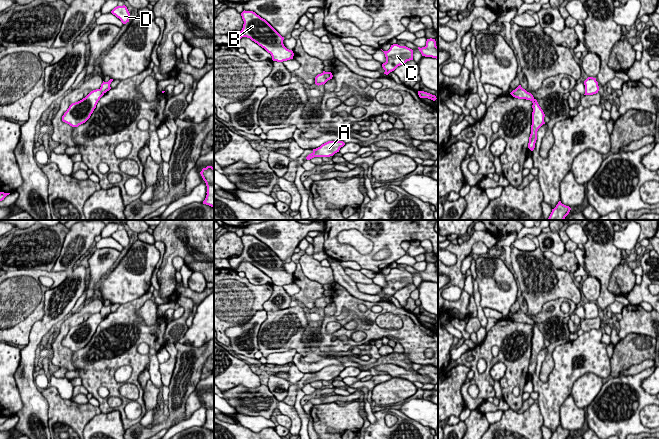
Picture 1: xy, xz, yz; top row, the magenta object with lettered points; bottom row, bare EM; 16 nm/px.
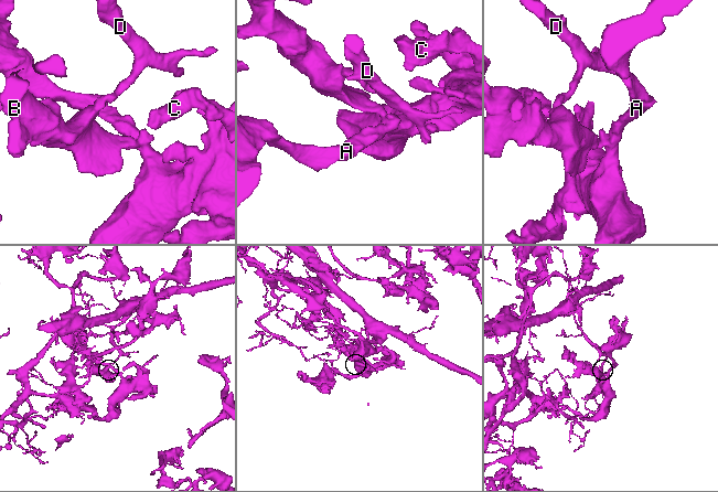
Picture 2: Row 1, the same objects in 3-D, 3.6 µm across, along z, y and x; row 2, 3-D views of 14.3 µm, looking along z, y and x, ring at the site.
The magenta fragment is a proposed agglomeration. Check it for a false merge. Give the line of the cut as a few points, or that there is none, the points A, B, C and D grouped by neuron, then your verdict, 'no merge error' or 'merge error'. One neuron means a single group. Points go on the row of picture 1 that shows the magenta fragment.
xy (99, 89), (103, 93) | A B C / D | merge error

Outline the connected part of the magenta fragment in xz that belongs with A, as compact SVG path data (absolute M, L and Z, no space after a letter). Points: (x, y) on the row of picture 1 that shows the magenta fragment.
M328 141L322 144L320 147L313 149L313 152L309 154L306 159L310 160L314 157L330 157L335 153L339 152L340 148L343 147L345 143L343 141Z

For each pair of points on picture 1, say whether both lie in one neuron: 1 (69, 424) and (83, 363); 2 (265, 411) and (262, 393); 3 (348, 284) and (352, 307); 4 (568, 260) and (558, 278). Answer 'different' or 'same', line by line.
1: different
2: same
3: different
4: different

